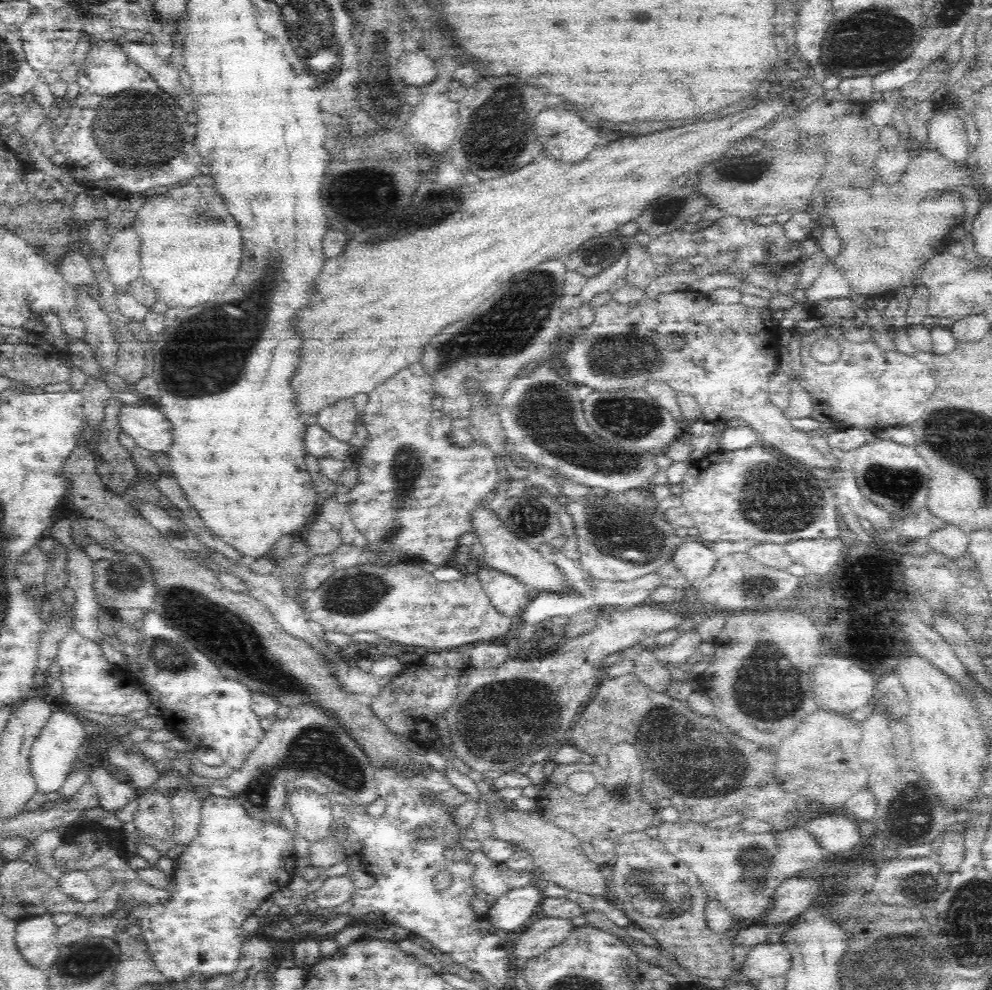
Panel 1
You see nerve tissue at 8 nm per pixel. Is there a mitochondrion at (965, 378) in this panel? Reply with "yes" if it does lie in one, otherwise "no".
no

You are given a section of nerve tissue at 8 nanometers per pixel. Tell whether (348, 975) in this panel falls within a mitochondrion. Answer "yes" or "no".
no

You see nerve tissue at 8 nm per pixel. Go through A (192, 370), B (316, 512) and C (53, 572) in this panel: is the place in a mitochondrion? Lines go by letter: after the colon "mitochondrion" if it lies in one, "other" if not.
A: mitochondrion
B: other
C: other

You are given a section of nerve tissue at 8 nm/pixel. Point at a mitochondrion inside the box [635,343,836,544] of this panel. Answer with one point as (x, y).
(774, 500)

